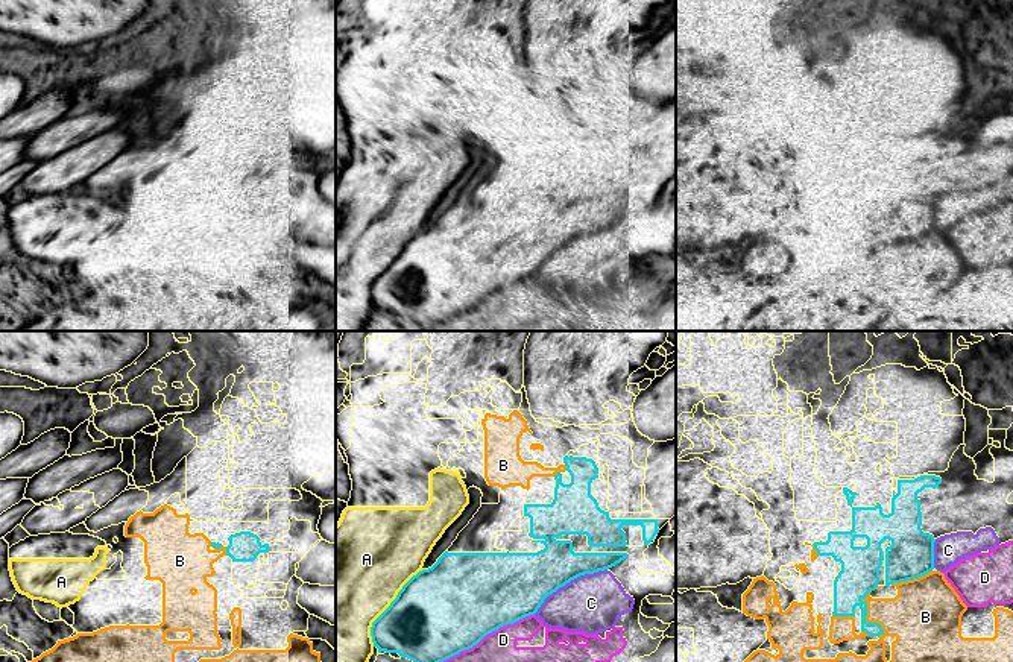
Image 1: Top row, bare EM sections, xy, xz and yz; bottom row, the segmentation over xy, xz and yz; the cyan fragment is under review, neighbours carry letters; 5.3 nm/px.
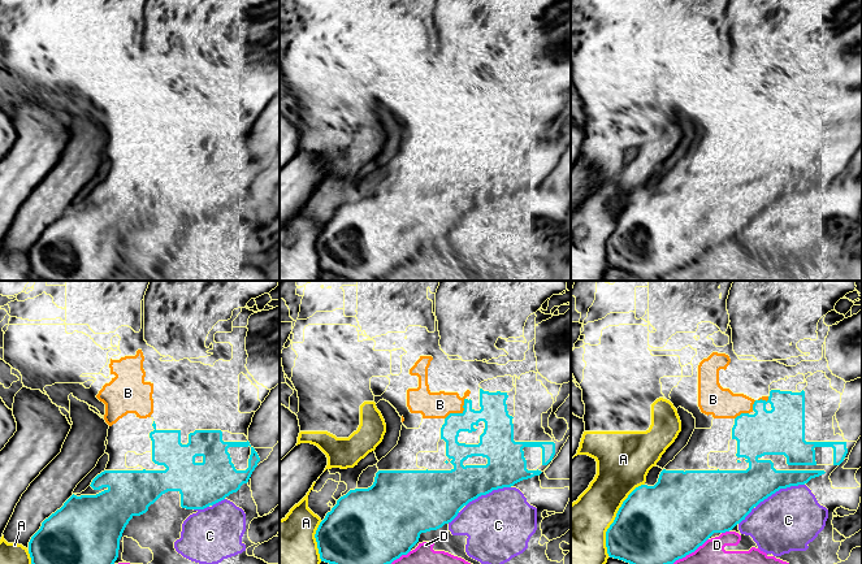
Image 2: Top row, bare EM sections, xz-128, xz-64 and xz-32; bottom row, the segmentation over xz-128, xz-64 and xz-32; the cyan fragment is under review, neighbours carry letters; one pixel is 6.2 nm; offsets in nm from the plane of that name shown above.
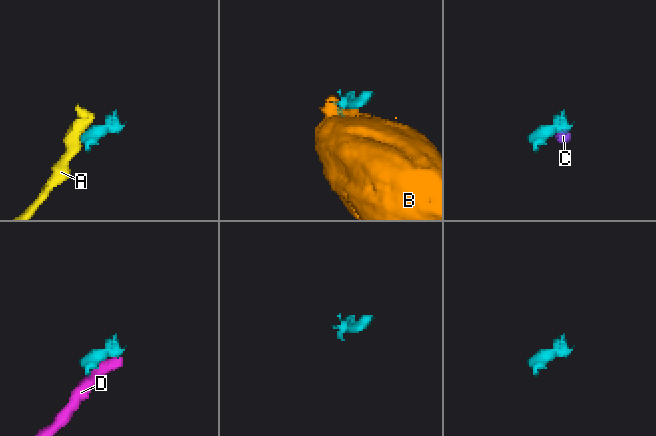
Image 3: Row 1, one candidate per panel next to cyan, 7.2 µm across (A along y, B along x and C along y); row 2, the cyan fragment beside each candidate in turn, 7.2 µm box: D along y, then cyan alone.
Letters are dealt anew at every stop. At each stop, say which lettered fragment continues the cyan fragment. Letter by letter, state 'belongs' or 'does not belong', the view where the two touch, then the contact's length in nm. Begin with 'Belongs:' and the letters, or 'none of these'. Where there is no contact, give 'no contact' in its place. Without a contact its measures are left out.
Belongs: none of these
A: does not belong; contact in xz; length 480 nm
B: does not belong; contact in yz; length 260 nm
C: does not belong; contact in xz; length 460 nm
D: does not belong; contact in xz; length 600 nm

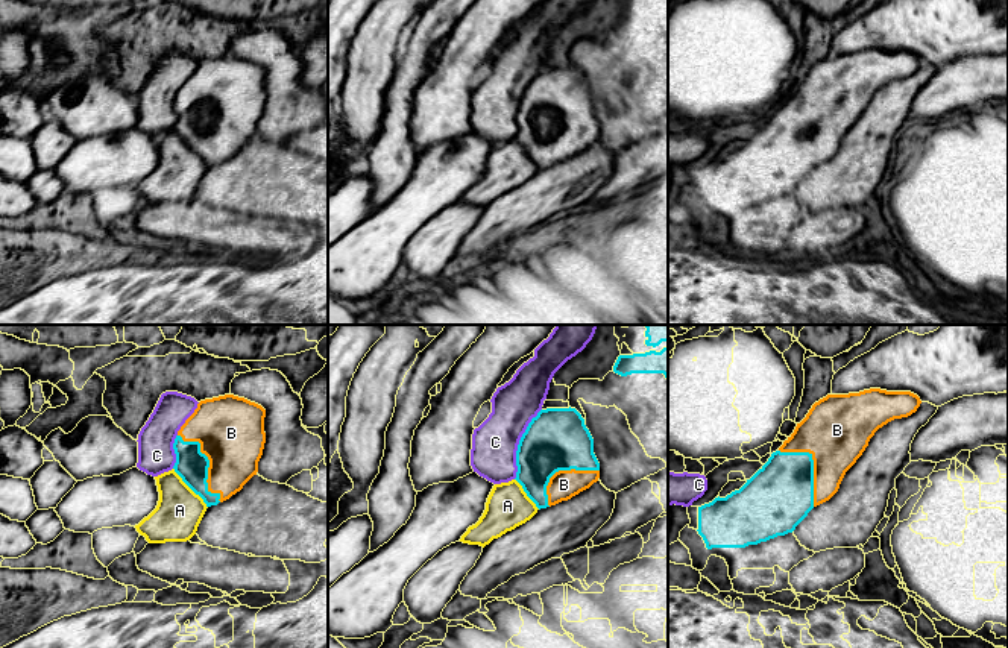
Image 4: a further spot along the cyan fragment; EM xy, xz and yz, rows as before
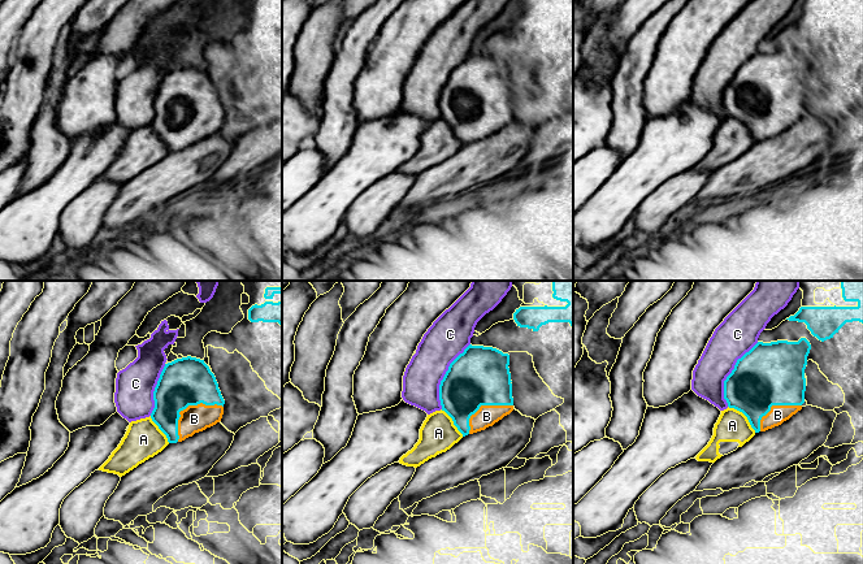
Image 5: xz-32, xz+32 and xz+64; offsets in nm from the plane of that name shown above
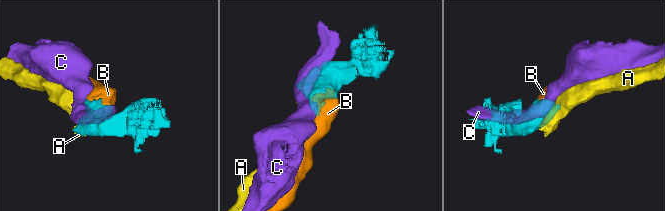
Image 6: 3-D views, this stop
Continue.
Belongs: B
A: does not belong; contact in xy; length 280 nm
B: belongs; contact in xy; length 420 nm
C: does not belong; contact in xz; length 400 nm

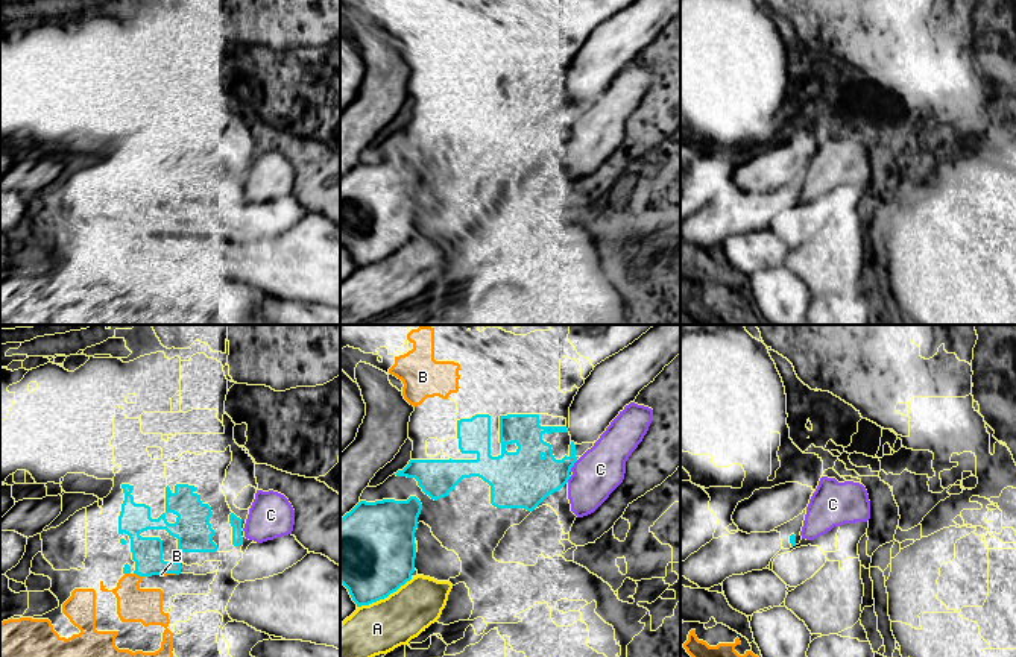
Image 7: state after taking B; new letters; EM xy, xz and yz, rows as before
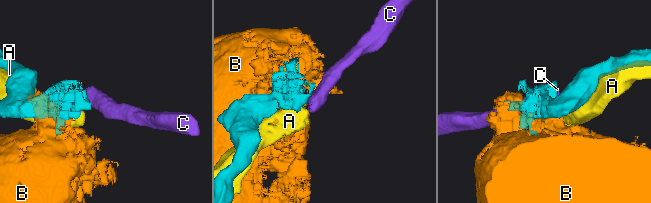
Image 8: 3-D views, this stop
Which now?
Belongs: none of these
A: does not belong; contact in xz; length 340 nm
B: does not belong; contact in xy; length 60 nm
C: does not belong; contact in xz; length 80 nm

